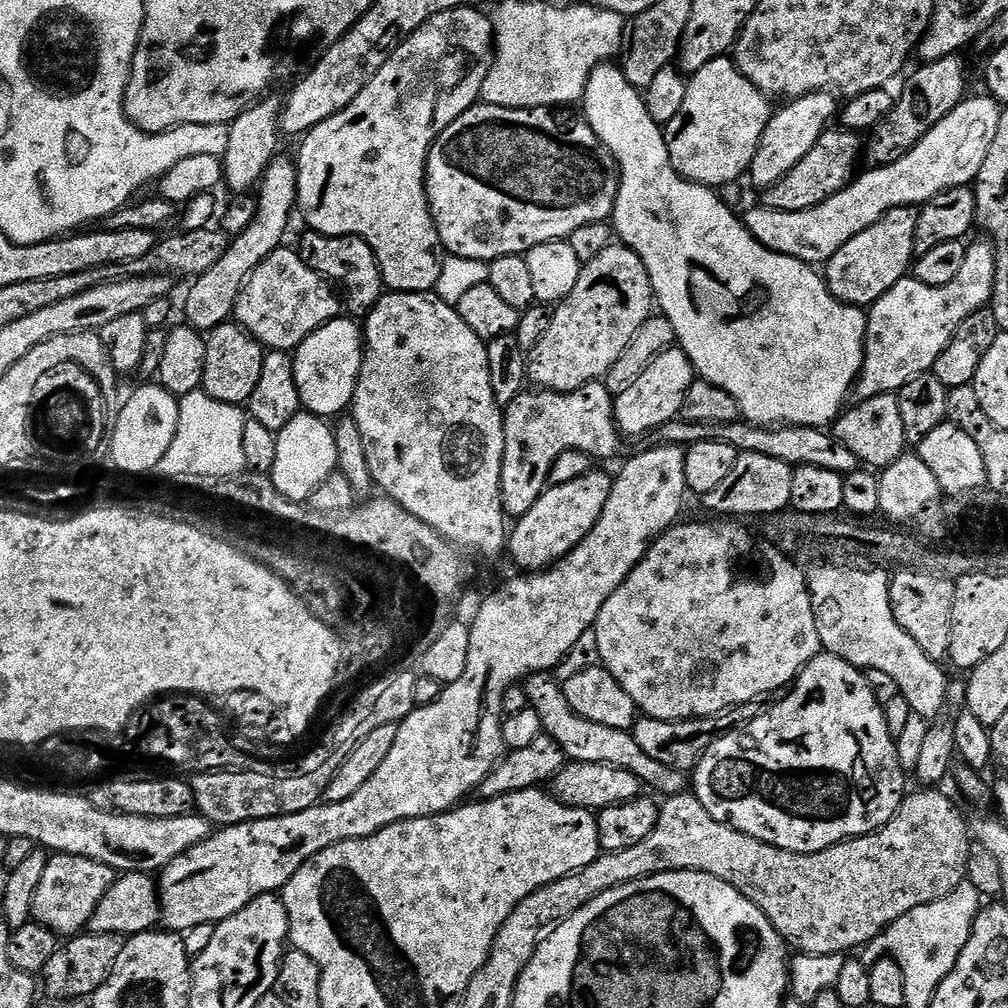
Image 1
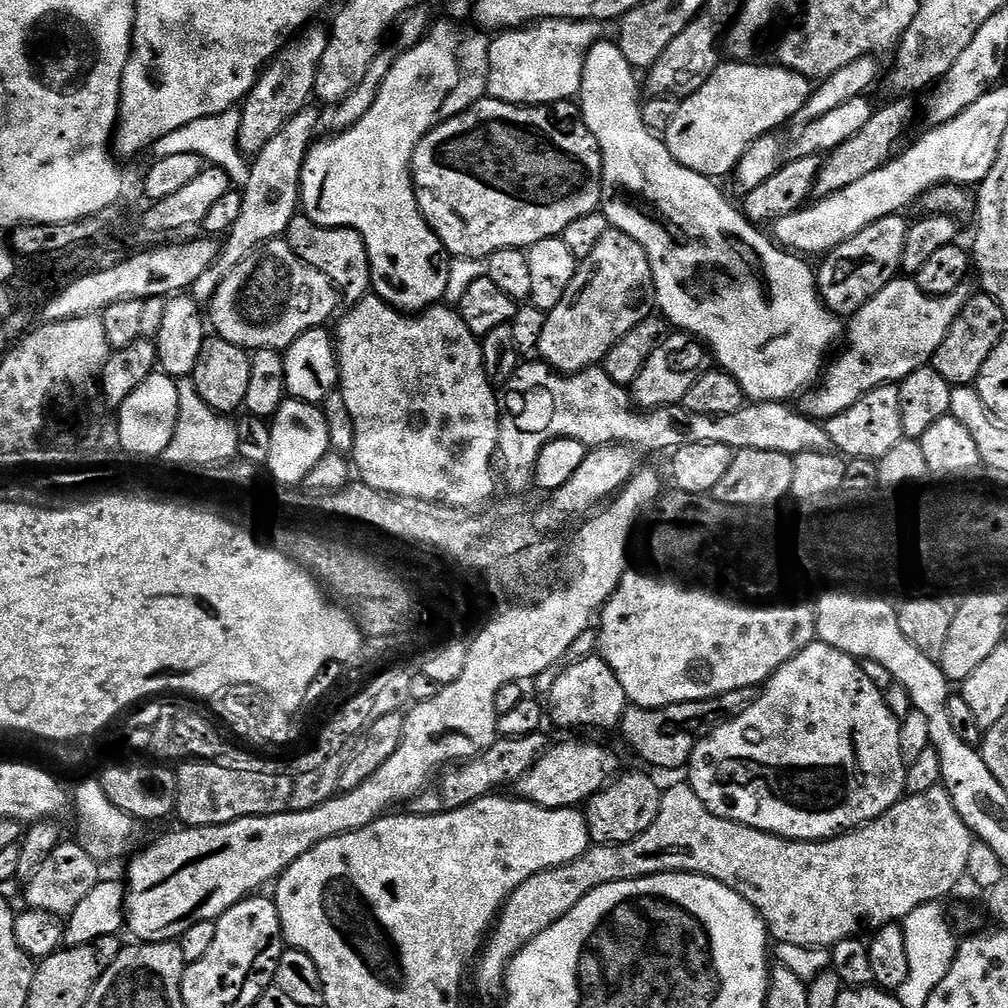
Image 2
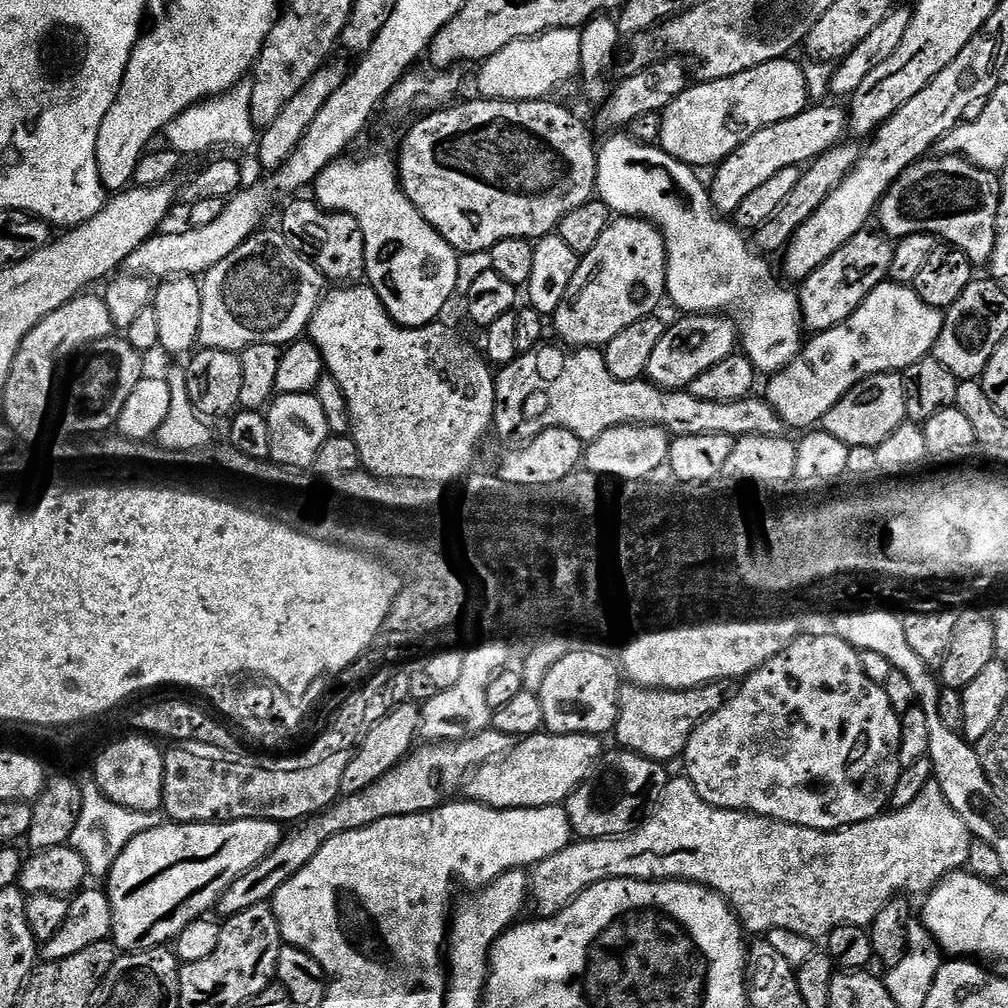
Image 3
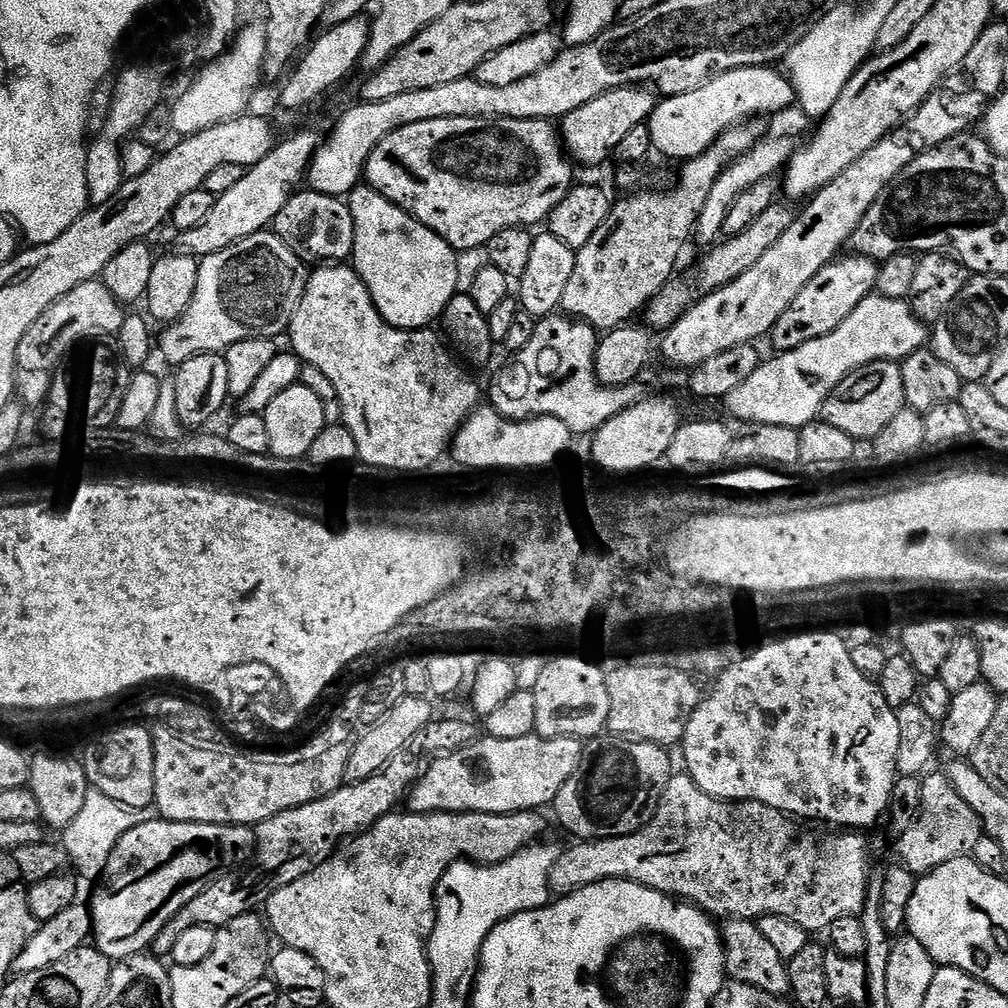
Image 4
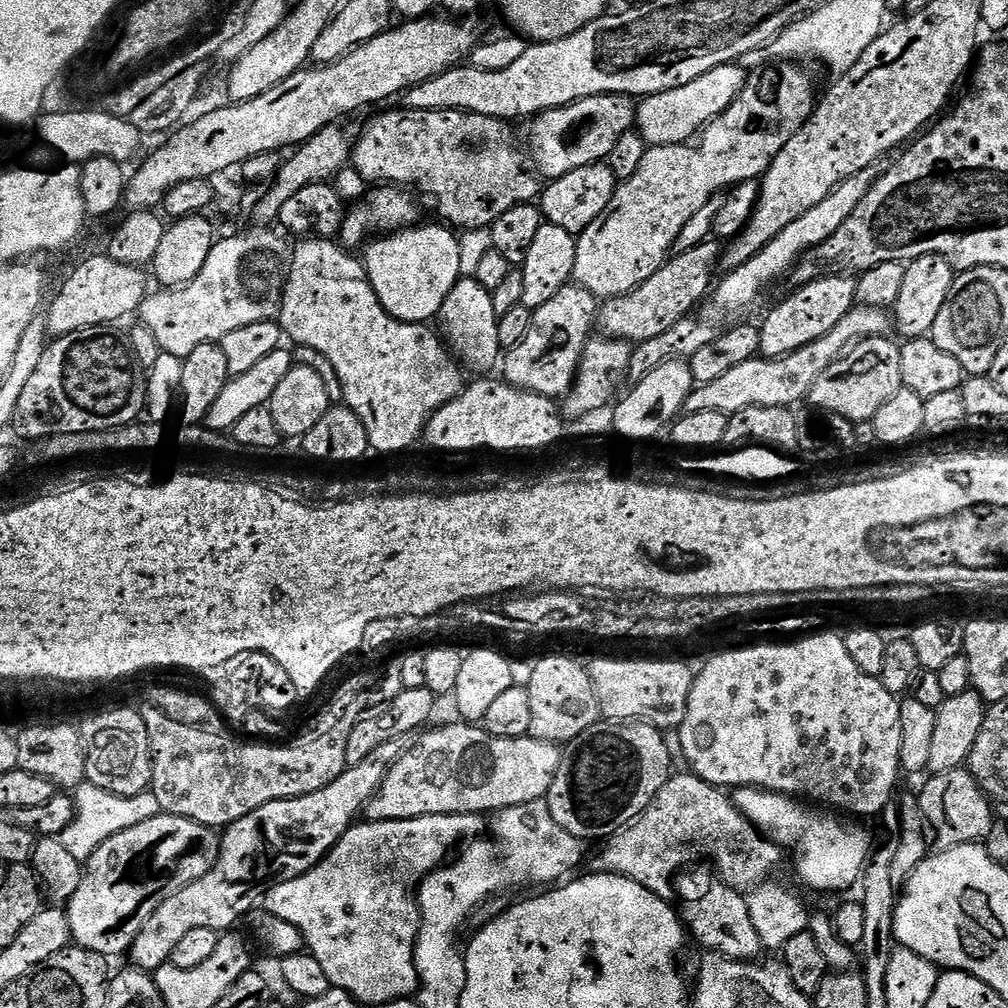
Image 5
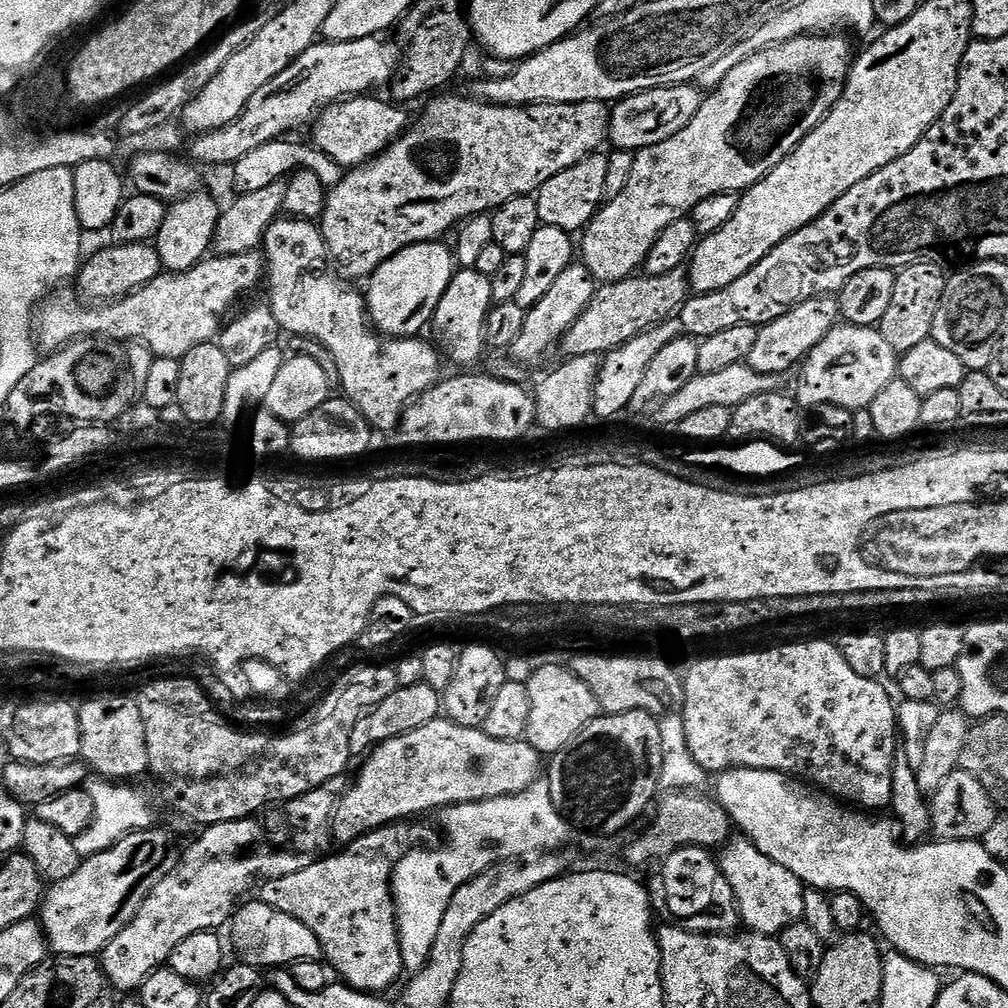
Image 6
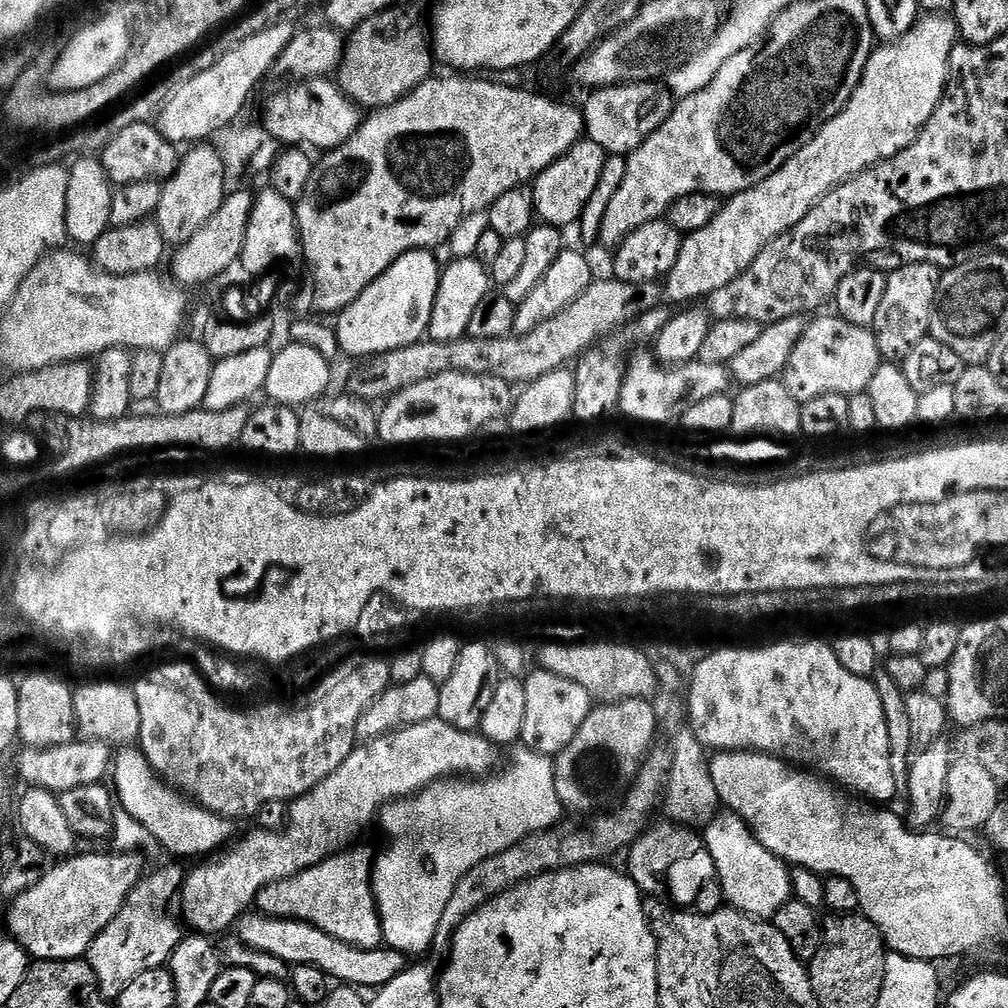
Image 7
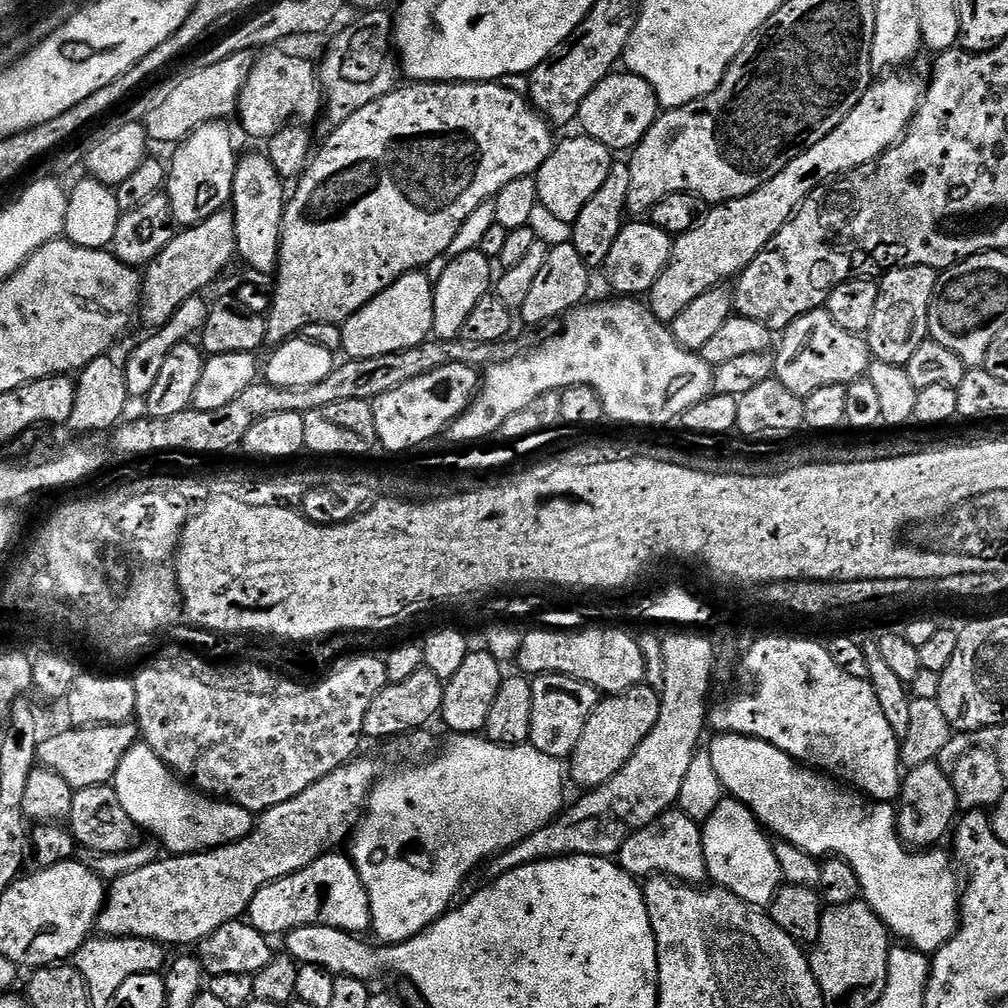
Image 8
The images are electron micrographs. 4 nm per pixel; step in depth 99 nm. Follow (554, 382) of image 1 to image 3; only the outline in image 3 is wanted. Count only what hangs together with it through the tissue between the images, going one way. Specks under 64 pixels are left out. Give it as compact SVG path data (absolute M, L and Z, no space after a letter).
M622 216L602 230L602 238L590 254L581 256L574 279L566 289L558 310L550 318L560 335L559 343L569 349L603 349L626 326L646 319L657 311L666 296L666 258L660 229L637 216Z

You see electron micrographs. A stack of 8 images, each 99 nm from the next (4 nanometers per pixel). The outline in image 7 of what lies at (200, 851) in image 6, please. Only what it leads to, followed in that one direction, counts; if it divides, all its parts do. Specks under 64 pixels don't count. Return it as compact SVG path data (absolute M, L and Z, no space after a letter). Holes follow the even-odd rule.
M160 868L157 872L149 871L128 895L128 901L122 906L120 913L90 942L86 959L90 970L94 970L94 978L98 978L98 990L102 998L115 1002L138 978L138 974L146 974L146 970L165 967L174 954L178 942L182 942L186 932L181 921L167 912L168 899L181 891L186 879L185 869ZM181 928L181 929L180 929Z

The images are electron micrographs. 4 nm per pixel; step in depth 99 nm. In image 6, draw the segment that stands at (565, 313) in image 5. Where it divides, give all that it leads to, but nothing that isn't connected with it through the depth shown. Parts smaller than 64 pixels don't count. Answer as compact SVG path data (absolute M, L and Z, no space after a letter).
M574 262L566 266L566 270L562 270L562 275L556 279L552 289L538 301L538 306L527 309L526 323L522 325L522 334L514 338L510 349L511 355L519 363L531 366L535 360L542 359L551 348L555 349L566 330L570 330L570 326L578 322L578 314L582 314L582 310L590 306L597 287L598 281L592 277L583 262Z

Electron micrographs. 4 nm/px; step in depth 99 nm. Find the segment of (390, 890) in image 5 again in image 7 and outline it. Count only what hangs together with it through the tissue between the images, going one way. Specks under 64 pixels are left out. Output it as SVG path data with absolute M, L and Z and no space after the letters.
M353 846L318 866L310 866L310 870L302 870L302 874L294 874L294 878L286 878L282 882L274 882L266 886L256 895L255 907L263 915L274 920L300 920L304 924L312 924L318 930L359 948L378 948L384 944L384 931L380 921L380 911L376 908L376 895L372 889L372 866L374 852L368 848Z

